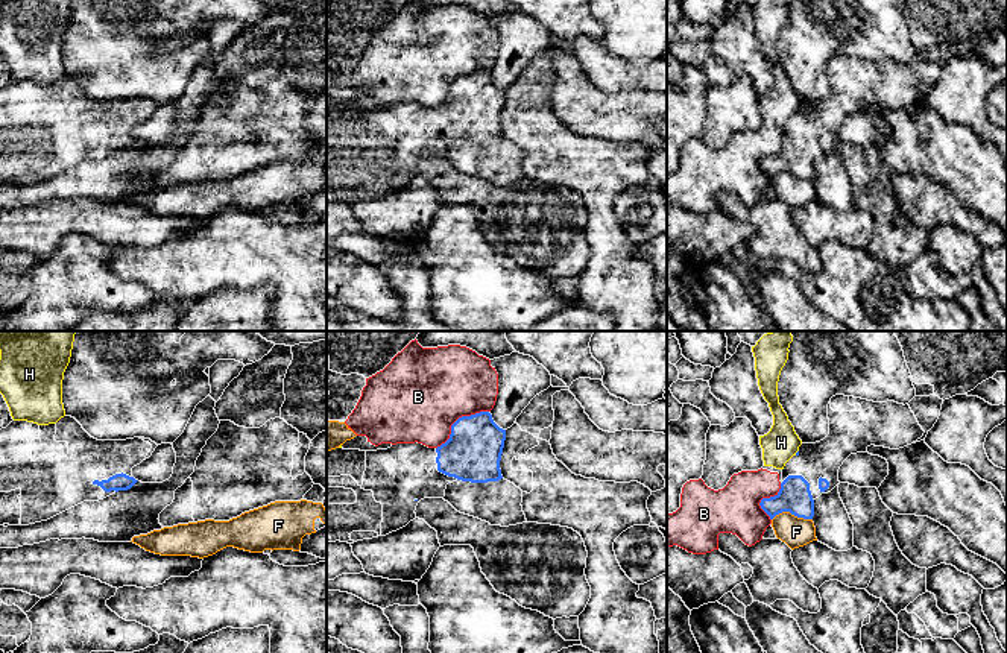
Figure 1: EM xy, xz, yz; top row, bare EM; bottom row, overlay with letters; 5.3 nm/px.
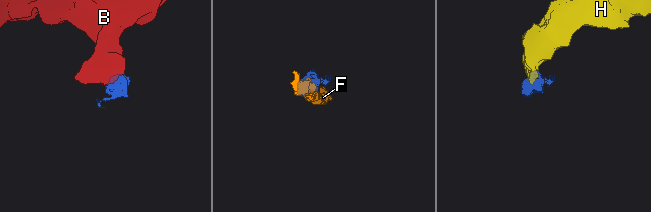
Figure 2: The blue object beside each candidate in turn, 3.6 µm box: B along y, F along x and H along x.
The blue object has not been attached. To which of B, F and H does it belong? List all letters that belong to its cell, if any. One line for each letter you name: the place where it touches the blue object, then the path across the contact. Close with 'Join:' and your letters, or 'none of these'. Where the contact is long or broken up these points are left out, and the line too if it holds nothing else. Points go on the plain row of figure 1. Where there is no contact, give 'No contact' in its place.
Join: none of these

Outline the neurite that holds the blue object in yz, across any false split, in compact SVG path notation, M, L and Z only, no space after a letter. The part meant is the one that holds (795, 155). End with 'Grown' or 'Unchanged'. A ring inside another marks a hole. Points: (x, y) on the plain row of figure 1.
M835 55L828 64L829 94L816 103L802 103L782 129L781 149L775 156L762 158L761 169L773 179L782 172L813 179L814 159L831 152L838 141L843 121L857 112L867 112L870 105L899 109L925 100L940 76L943 59L936 55L914 56L908 64L895 61L873 62L861 58Z. Grown

